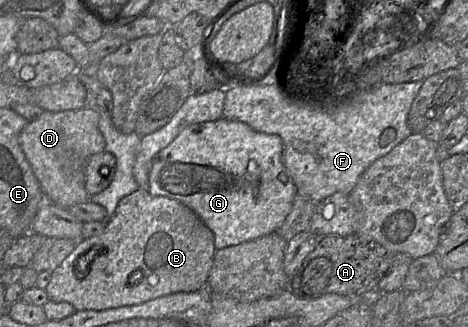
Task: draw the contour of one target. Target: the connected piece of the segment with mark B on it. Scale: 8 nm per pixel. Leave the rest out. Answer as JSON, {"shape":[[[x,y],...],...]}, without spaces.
{"shape":[[[139,188],[120,200],[102,234],[77,242],[74,250],[53,270],[46,291],[49,300],[69,302],[76,311],[133,306],[172,293],[195,292],[207,287],[216,250],[213,231],[192,209],[175,199],[154,196]]]}

